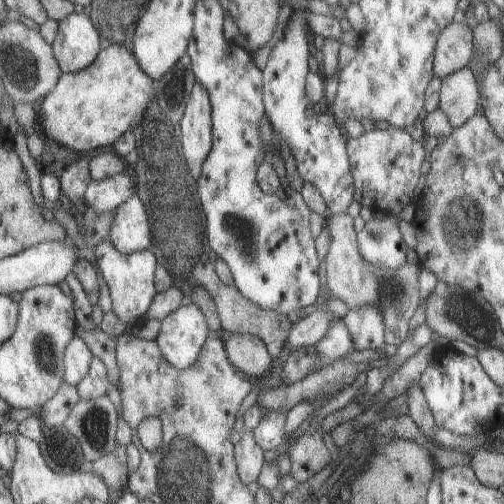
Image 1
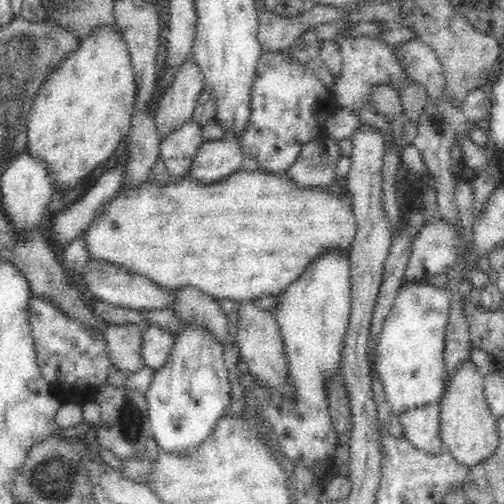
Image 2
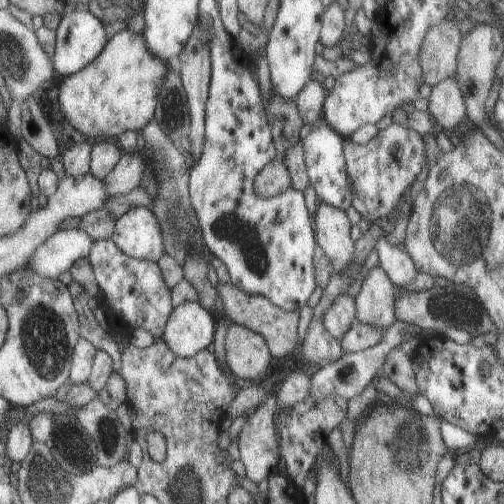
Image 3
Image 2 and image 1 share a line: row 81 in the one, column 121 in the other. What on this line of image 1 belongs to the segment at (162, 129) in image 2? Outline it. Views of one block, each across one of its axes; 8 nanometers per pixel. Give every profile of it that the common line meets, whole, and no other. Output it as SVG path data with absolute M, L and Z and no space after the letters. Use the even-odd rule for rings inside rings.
M117 174L107 180L93 180L87 190L85 204L97 212L117 212L125 200L133 196L133 180L129 174Z

